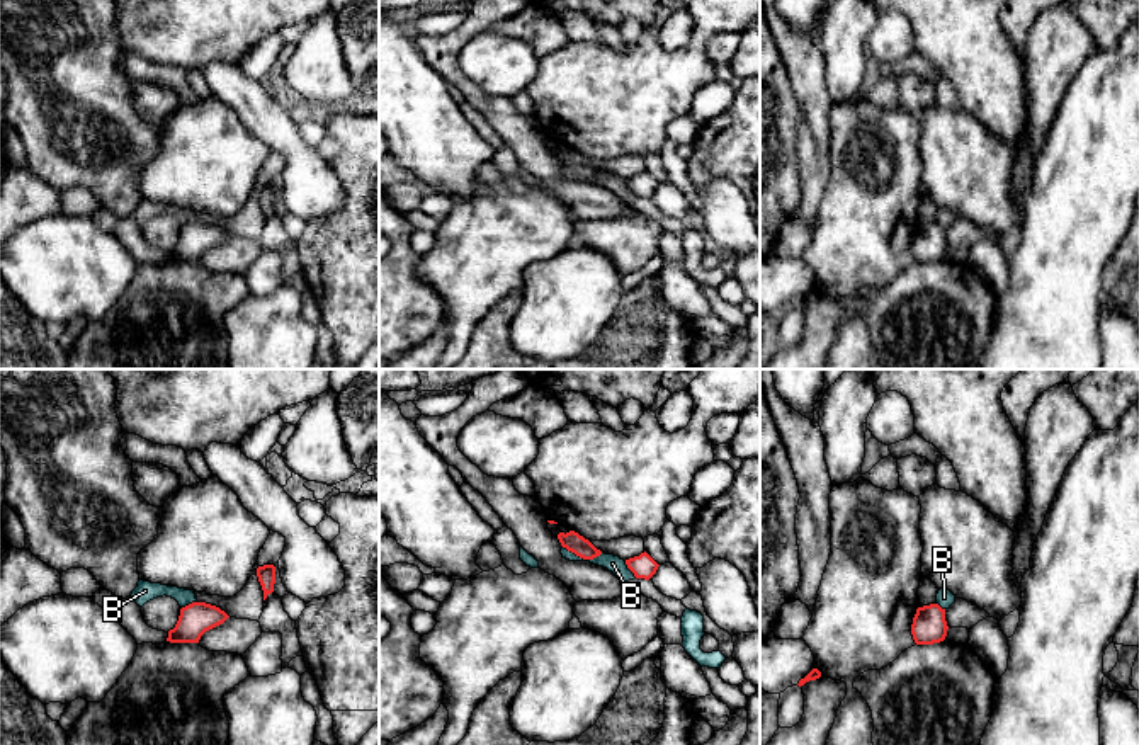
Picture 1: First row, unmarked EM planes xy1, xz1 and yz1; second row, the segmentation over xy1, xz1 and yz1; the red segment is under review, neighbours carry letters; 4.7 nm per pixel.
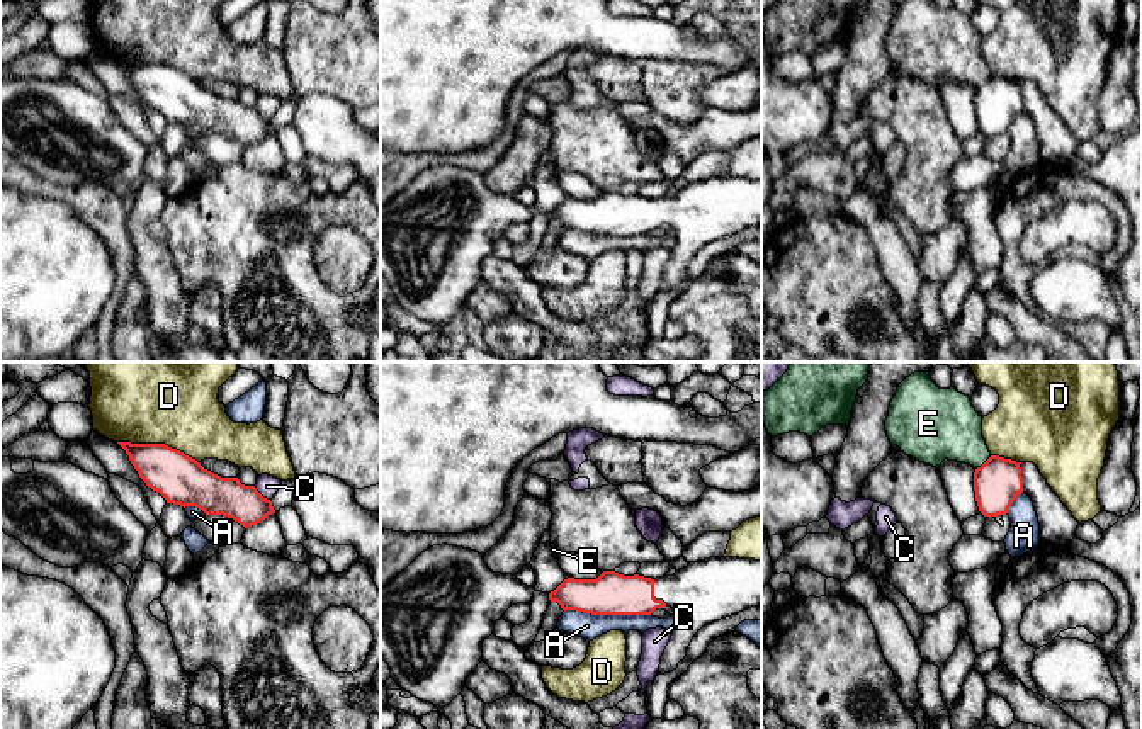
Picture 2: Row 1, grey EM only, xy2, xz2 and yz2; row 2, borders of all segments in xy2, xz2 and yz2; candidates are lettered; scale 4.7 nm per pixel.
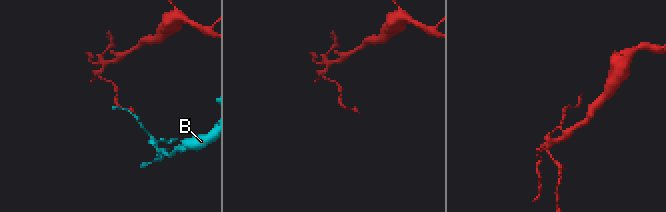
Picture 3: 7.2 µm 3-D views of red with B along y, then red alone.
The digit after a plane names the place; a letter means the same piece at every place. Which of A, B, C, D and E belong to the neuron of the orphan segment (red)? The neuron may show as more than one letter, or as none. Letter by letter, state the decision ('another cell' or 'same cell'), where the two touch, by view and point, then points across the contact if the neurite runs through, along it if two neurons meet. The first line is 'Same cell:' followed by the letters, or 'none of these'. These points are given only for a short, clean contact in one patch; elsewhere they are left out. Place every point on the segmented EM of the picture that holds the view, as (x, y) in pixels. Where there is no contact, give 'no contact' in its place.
Same cell: none of these
A: another cell; meets red in xz2 at (607, 614); border along xz2 (565, 610), (650, 615)
B: another cell; meets red in xz1 at (583, 558); border along xz1 (563, 546), (583, 558), (595, 558), (602, 553)
C: another cell; meets red in xy2 at (260, 495)
D: another cell; meets red in xy2 at (158, 444)
E: another cell; meets red in yz2 at (984, 463)

